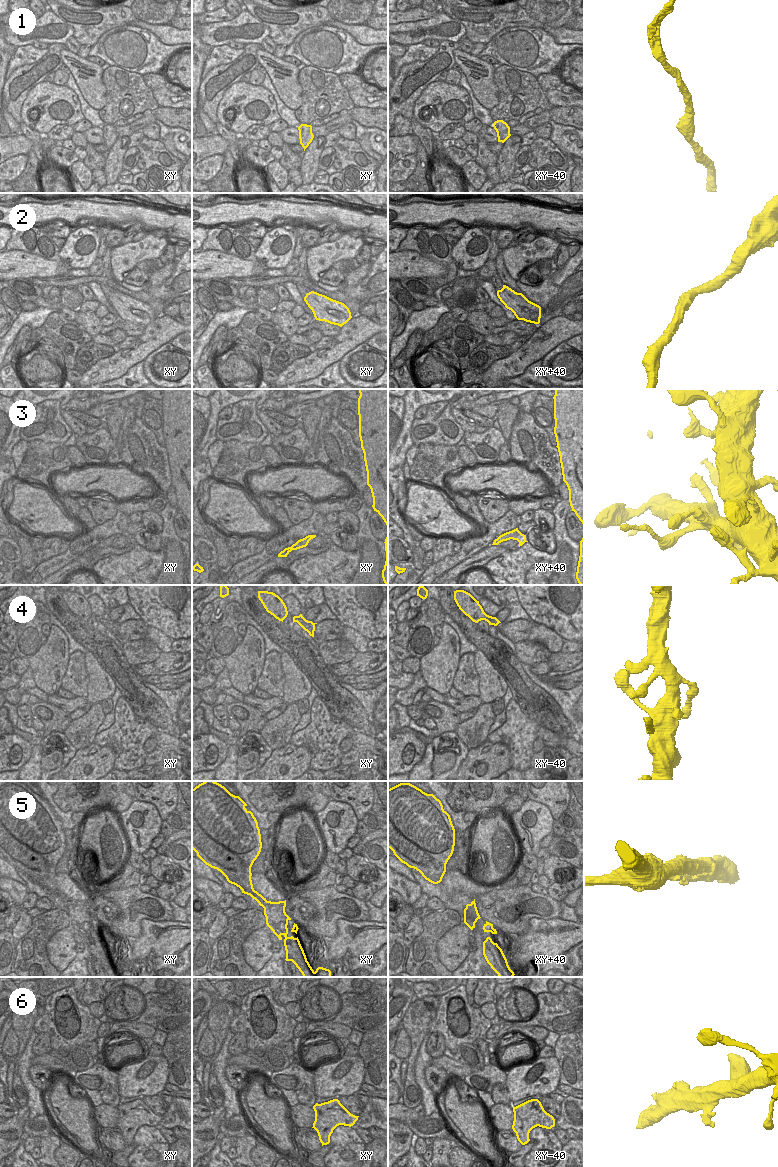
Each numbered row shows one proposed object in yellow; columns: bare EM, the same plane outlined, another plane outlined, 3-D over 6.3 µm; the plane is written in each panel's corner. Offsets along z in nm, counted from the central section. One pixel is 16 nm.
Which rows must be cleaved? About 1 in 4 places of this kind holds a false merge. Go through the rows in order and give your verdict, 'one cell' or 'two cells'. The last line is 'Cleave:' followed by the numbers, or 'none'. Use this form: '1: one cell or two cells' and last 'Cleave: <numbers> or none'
1: one cell
2: one cell
3: one cell
4: one cell
5: one cell
6: one cell
Cleave: none

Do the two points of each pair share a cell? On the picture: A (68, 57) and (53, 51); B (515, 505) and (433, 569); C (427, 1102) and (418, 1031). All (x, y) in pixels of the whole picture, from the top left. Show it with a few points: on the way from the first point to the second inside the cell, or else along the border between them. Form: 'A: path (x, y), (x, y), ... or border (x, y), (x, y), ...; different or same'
A: border (64, 47), (60, 51), (60, 58), (63, 63); different
B: border (509, 509), (518, 517); different
C: border (428, 1033), (419, 1048), (414, 1069); different

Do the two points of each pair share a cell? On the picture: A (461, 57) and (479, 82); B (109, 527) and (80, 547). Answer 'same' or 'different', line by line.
A: same
B: same

